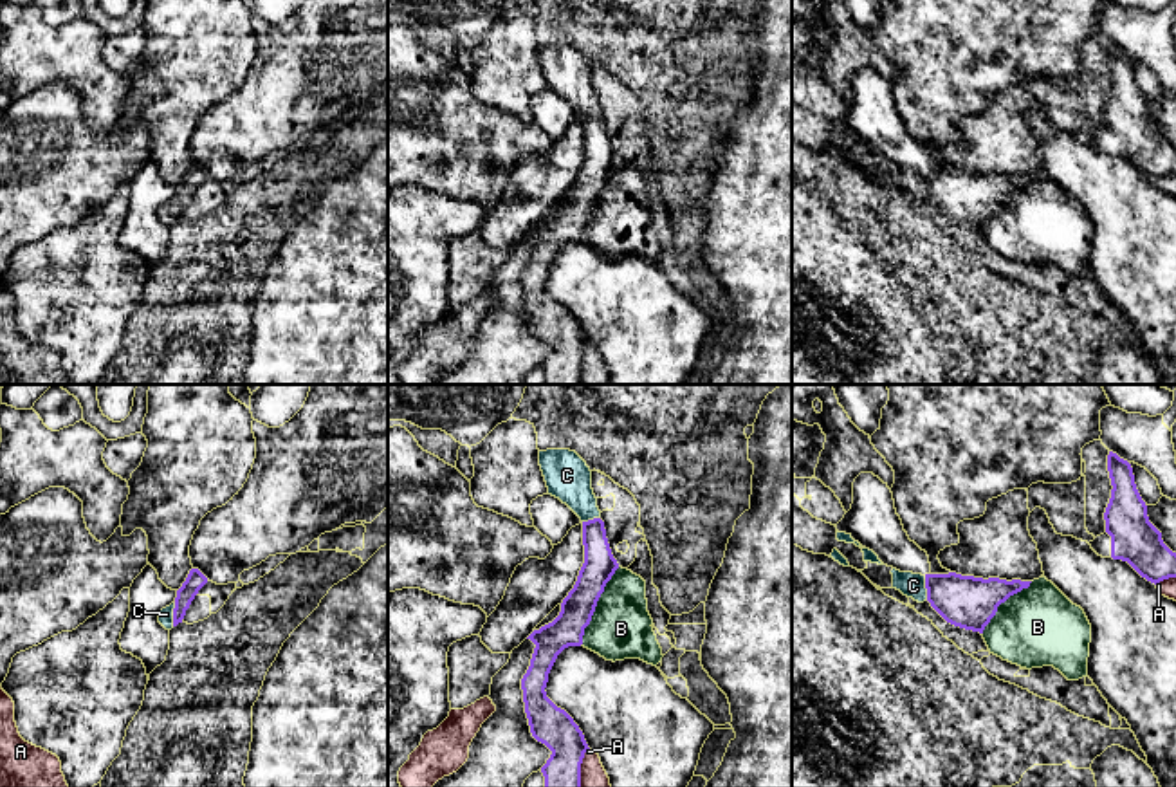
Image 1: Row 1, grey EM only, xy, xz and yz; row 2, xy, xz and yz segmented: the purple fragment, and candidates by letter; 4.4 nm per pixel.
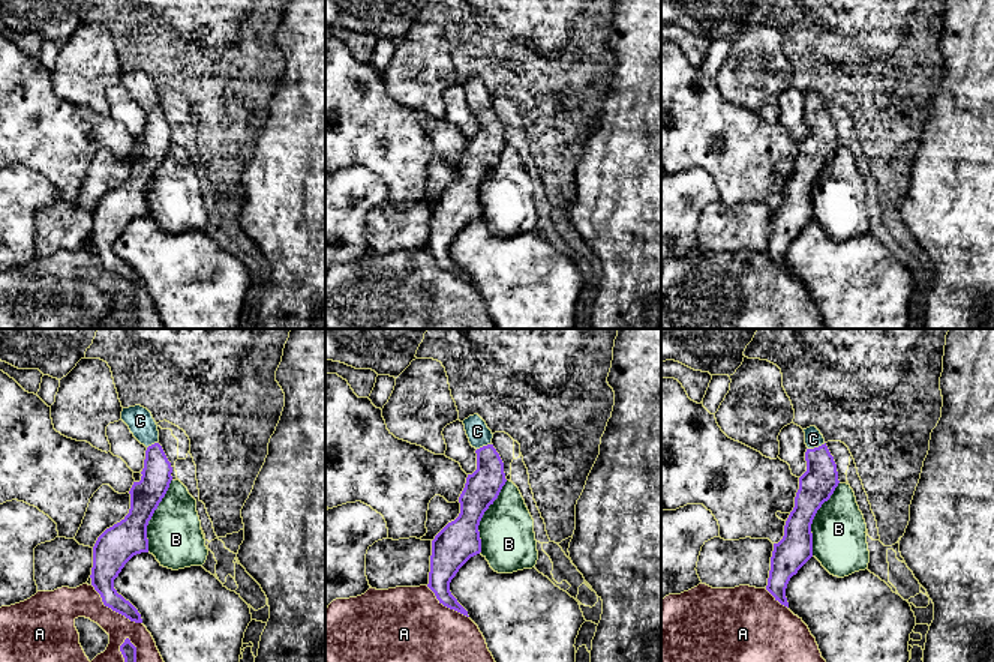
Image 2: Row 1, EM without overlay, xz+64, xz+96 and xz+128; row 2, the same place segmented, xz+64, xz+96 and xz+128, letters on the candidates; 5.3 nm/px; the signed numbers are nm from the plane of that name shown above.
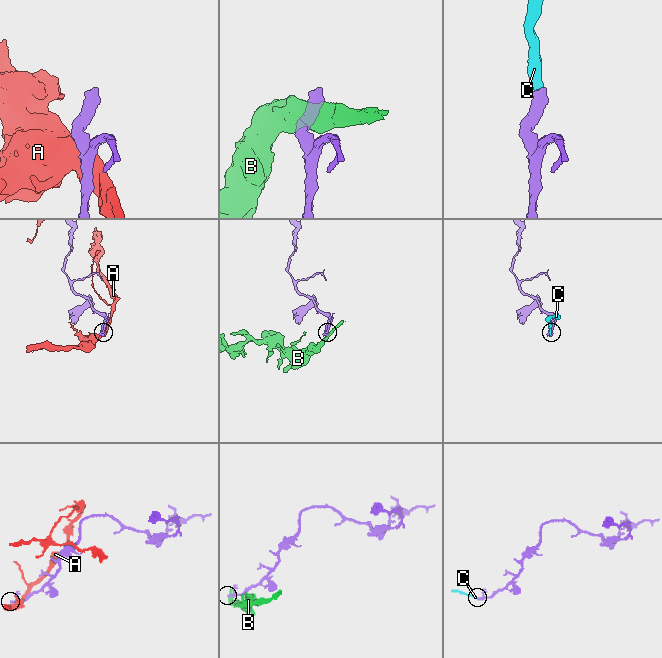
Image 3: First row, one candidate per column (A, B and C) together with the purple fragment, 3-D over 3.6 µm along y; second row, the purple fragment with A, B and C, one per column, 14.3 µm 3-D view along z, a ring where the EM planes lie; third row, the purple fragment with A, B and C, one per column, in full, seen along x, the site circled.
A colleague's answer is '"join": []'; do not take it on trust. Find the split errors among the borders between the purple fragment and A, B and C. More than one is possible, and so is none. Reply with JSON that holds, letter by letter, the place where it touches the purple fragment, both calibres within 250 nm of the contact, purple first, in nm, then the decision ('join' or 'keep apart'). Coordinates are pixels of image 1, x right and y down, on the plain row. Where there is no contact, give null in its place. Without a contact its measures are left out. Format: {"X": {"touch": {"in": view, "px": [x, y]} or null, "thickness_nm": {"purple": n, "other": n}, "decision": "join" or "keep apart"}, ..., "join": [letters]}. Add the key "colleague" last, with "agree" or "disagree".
{"A": {"touch": {"in": "yz", "px": [1166, 174]}, "thickness_nm": {"purple": 200, "other": 80}, "decision": "keep apart"}, "B": {"touch": {"in": "xz", "px": [596, 201]}, "thickness_nm": {"purple": 150, "other": 280}, "decision": "keep apart"}, "C": {"touch": {"in": "xy", "px": [174, 210]}, "thickness_nm": {"purple": 90, "other": 60}, "decision": "join"}, "join": ["C"], "colleague": "disagree"}

